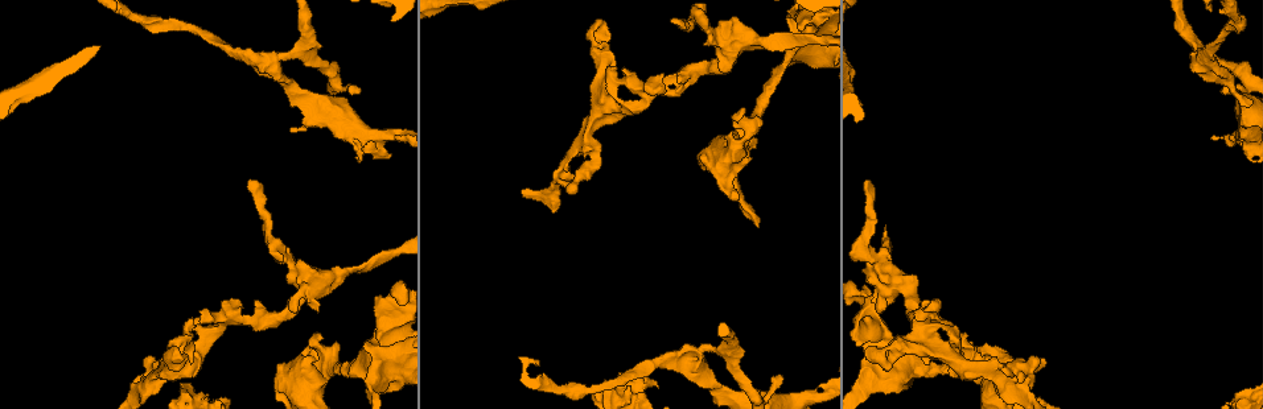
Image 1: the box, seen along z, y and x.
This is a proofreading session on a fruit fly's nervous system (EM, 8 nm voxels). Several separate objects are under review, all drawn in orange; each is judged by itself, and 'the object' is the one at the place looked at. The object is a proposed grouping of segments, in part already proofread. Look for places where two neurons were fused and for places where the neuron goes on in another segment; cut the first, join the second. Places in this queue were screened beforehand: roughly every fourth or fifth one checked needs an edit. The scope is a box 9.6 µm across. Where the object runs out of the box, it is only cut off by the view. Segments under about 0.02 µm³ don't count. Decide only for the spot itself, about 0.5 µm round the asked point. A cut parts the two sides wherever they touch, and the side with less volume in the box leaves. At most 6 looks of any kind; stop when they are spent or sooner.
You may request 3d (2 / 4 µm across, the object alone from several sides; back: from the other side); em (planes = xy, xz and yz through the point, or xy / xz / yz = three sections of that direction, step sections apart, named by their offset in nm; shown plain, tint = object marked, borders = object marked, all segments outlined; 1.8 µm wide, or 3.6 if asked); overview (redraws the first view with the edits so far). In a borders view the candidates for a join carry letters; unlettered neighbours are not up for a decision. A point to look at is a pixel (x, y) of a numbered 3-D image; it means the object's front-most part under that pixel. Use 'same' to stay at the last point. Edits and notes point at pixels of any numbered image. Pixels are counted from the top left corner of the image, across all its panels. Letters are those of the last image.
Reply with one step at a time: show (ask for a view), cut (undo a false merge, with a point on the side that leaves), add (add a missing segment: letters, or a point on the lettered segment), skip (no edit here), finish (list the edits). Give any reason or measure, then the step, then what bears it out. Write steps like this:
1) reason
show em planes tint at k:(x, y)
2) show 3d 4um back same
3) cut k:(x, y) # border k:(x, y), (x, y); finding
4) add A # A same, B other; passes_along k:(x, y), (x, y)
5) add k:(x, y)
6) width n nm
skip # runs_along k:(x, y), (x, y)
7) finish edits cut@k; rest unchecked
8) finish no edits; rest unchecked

branch stops here
show 3d 2um at 1:(927, 299)

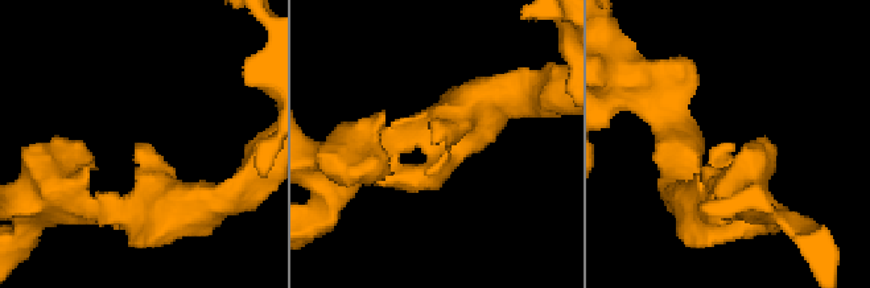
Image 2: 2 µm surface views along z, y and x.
show em planes plain at 2:(432, 144)

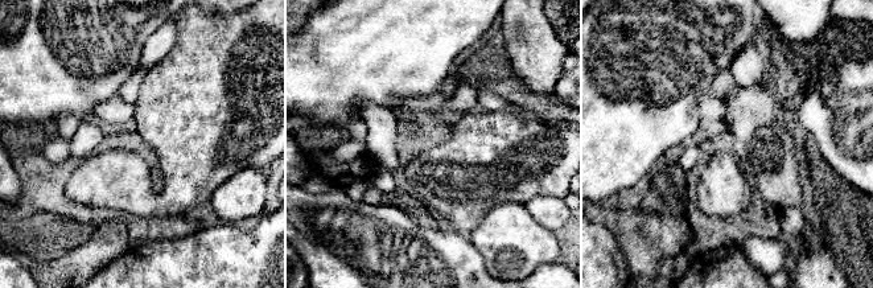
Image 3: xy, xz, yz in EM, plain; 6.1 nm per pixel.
show em planes borders same

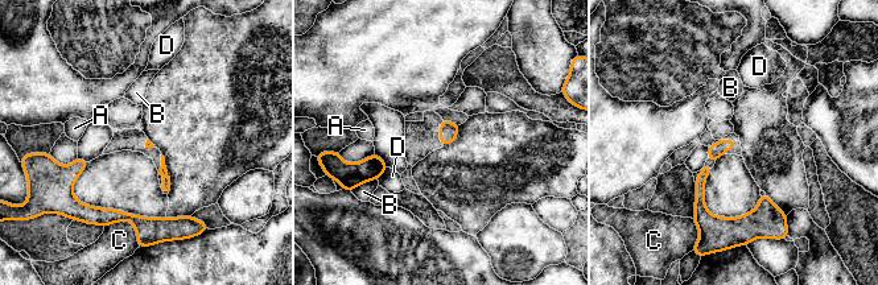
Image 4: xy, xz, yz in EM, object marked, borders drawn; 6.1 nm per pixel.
skip # A other, B other, C other, D other; border 4:(387, 166), (378, 180); no lettered segment goes on from it

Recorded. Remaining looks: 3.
branch stops here
show em 3.6um xy step 16 borders at 1:(801, 27)

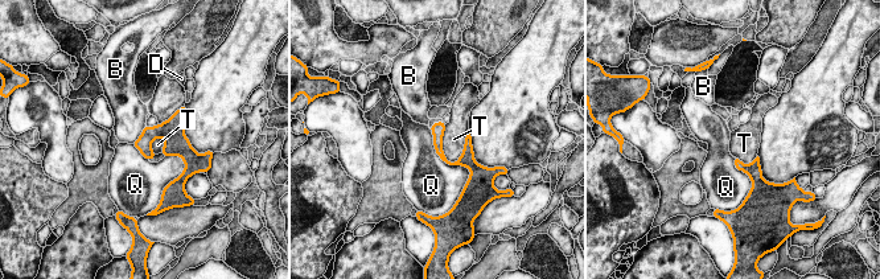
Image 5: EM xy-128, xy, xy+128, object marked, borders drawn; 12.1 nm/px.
skip # B other, D other, Q other, T other; border 5:(468, 128), (463, 154), (448, 161); none of them fits

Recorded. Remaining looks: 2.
free end
show em planes borders at 1:(867, 183)

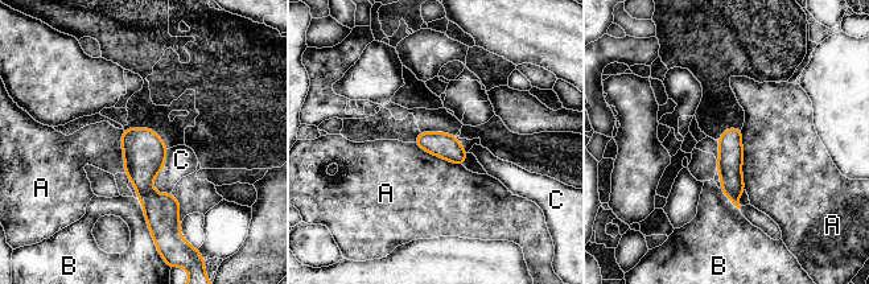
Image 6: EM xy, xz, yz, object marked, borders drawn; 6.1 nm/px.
skip # A other, B other, C other; border 6:(740, 130), (745, 189); no lettered segment goes on from it

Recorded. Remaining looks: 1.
finish no edits; rest unchecked

